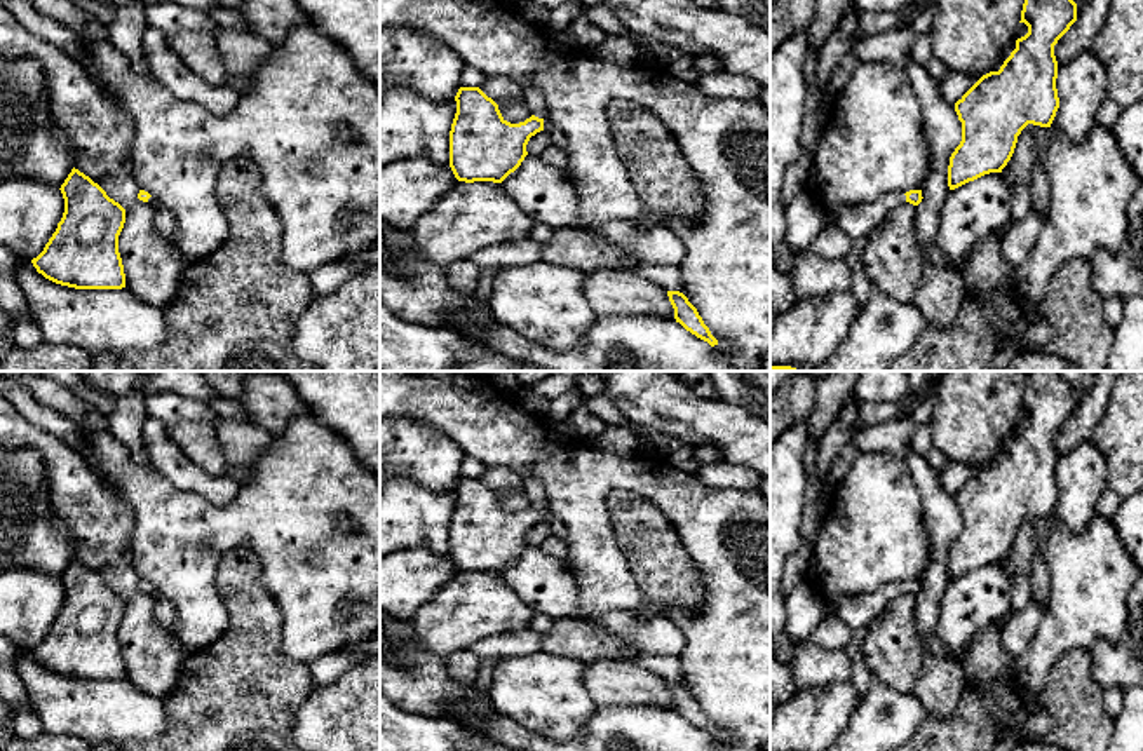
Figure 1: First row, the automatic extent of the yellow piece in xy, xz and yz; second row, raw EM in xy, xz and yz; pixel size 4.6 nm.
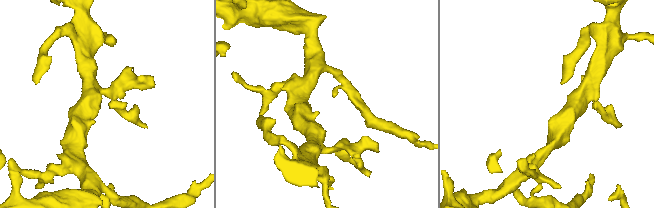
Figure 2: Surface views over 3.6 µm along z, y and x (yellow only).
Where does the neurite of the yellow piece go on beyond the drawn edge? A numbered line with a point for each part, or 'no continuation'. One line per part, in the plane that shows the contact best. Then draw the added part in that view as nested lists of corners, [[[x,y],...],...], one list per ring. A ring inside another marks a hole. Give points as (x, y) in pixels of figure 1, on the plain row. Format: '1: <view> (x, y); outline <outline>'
1: xz (535, 490); outline [[[526,476],[523,477],[523,481],[531,505],[538,509],[545,509],[547,495],[545,495],[544,484],[533,476]]]

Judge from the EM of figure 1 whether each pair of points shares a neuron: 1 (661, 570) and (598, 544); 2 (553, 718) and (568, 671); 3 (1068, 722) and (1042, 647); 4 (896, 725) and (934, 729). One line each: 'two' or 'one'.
1: two
2: one
3: two
4: two

